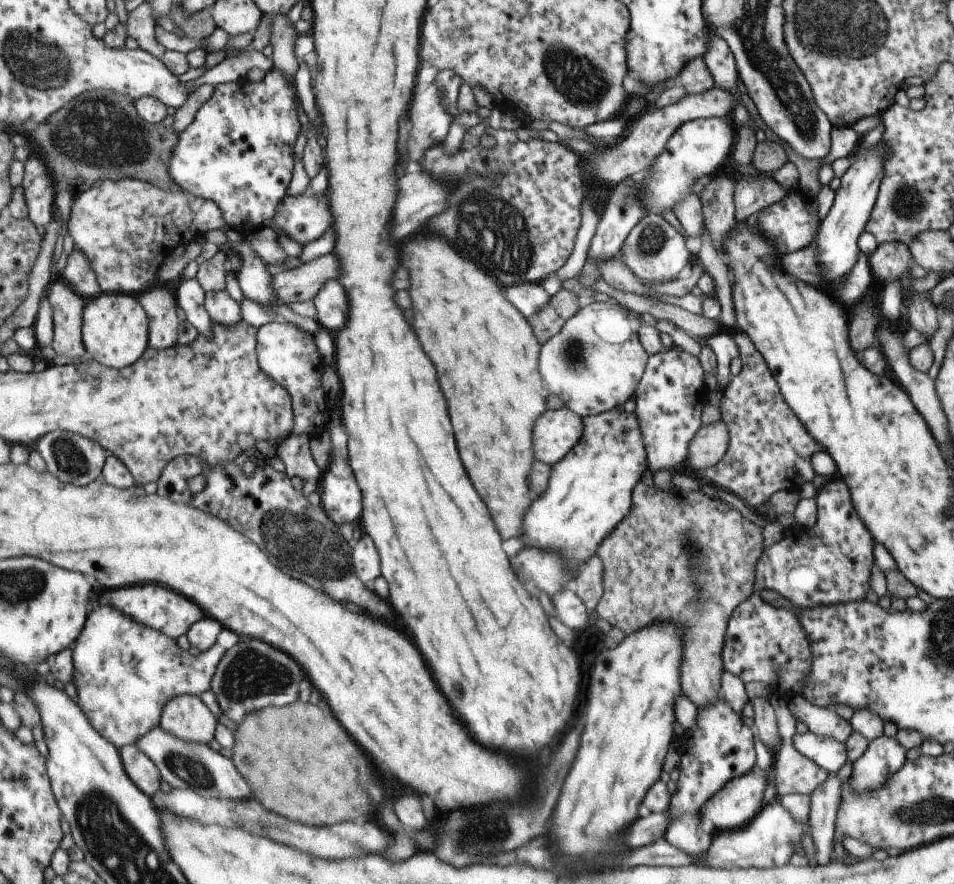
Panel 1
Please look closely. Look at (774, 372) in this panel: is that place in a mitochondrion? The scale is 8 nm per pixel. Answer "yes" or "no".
no

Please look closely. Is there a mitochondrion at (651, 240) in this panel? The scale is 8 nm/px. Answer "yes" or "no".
yes

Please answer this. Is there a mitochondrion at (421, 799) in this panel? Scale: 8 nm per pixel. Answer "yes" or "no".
no

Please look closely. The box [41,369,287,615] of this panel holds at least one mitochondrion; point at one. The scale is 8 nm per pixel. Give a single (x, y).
(71, 459)

